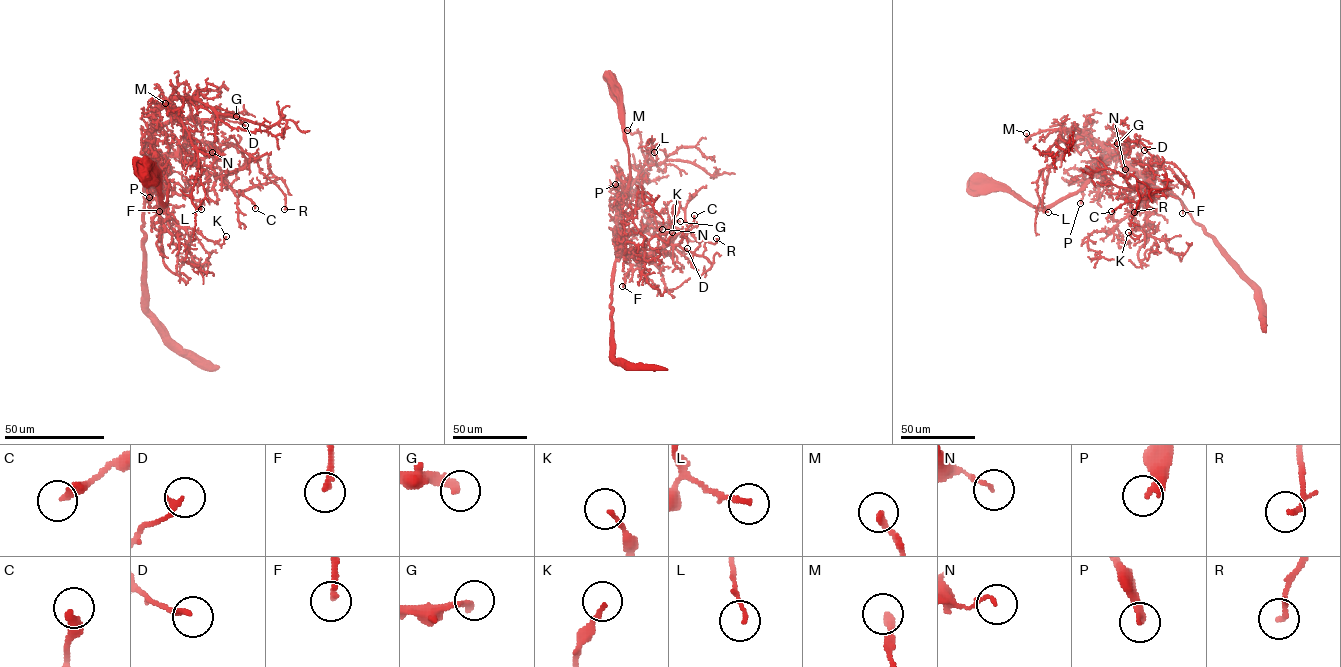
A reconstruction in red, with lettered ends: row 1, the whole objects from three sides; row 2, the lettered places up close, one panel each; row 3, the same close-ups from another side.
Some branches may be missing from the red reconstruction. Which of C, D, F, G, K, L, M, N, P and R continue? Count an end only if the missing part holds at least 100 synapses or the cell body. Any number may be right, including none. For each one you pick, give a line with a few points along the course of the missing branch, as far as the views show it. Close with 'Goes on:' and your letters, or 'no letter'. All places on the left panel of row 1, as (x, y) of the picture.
Goes on: no letter

